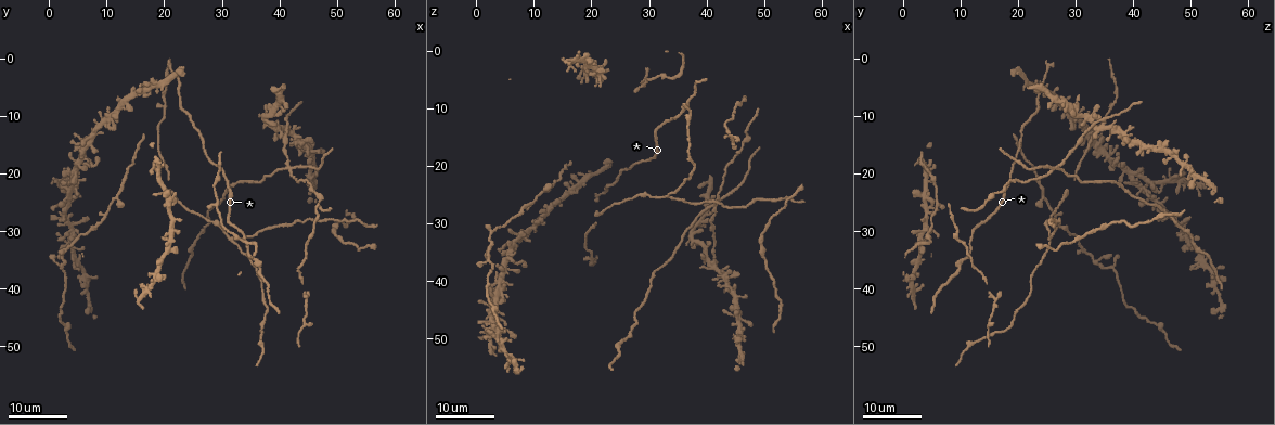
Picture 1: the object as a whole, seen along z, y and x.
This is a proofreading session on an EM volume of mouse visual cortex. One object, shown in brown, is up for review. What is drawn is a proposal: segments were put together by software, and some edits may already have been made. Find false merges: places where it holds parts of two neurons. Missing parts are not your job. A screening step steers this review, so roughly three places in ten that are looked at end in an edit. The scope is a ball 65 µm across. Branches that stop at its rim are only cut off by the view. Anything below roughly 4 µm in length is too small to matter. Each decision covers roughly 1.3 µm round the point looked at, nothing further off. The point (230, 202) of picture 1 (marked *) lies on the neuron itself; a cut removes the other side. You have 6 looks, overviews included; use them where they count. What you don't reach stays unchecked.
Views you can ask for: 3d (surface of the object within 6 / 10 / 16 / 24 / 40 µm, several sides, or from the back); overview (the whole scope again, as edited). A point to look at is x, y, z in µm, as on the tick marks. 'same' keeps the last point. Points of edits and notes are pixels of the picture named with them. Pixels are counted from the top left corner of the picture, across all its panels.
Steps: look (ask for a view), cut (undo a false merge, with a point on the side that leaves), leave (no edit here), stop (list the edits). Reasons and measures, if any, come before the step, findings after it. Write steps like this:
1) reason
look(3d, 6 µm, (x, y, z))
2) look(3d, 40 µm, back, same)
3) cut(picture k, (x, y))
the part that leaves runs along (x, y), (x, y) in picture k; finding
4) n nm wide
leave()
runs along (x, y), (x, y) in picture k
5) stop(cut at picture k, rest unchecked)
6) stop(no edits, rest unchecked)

three arms meet
look(3d, 24 µm, (32.0, 31.5, 25.5))

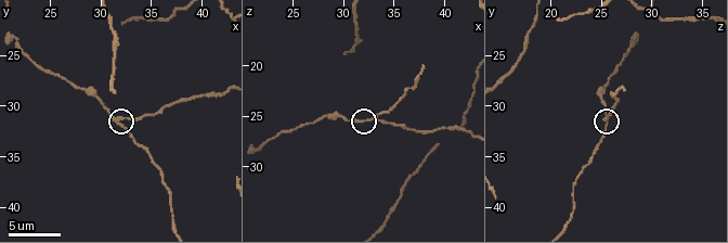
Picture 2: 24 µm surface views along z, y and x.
look(3d, 6 µm, (31.6, 31.4, 25.2))

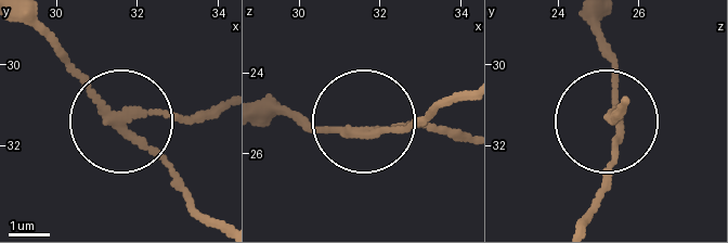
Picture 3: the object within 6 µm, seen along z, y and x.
side arm 33 µm
cut(picture 3, (192, 122))
the part that leaves runs along (135, 114), (215, 111) in picture 3; two neurons meet here

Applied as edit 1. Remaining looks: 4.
look(overview)

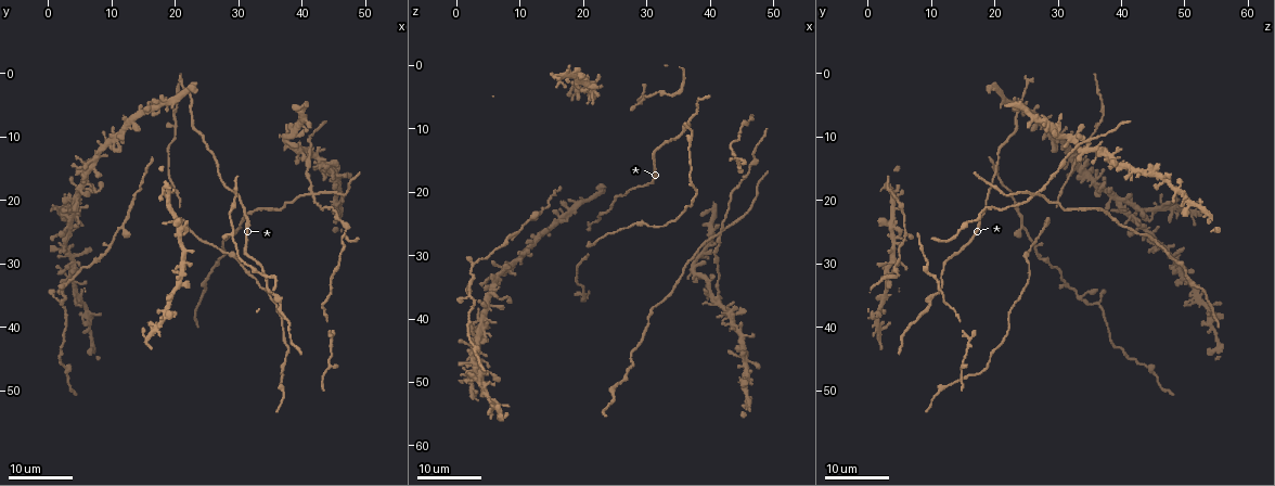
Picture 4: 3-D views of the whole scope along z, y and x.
branch point
look(3d, 16 µm, (42.0, 19.0, 26.0))

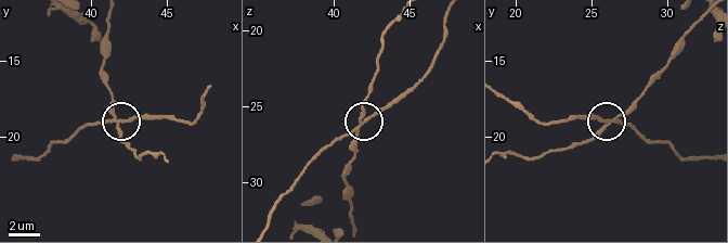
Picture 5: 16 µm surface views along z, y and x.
look(3d, 6 µm, (41.8, 18.8, 26.0))

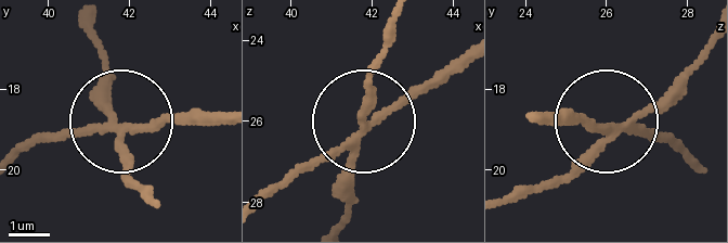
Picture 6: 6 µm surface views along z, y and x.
180 nm wide
cut(picture 6, (161, 124))
the part that leaves runs along (109, 127), (72, 127), (20, 148) in picture 6; a second neuron is stuck on

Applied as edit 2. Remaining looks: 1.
stop(cut at picture 3, cut at picture 6, rest unchecked)

